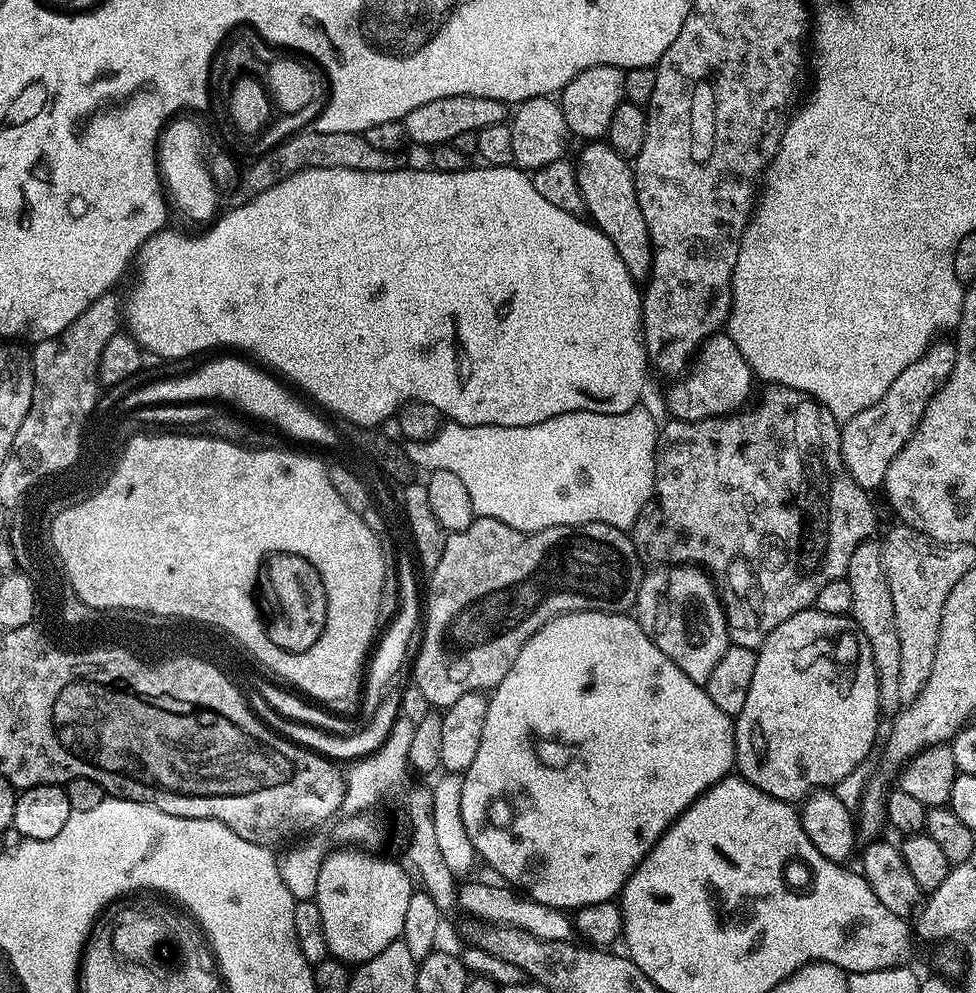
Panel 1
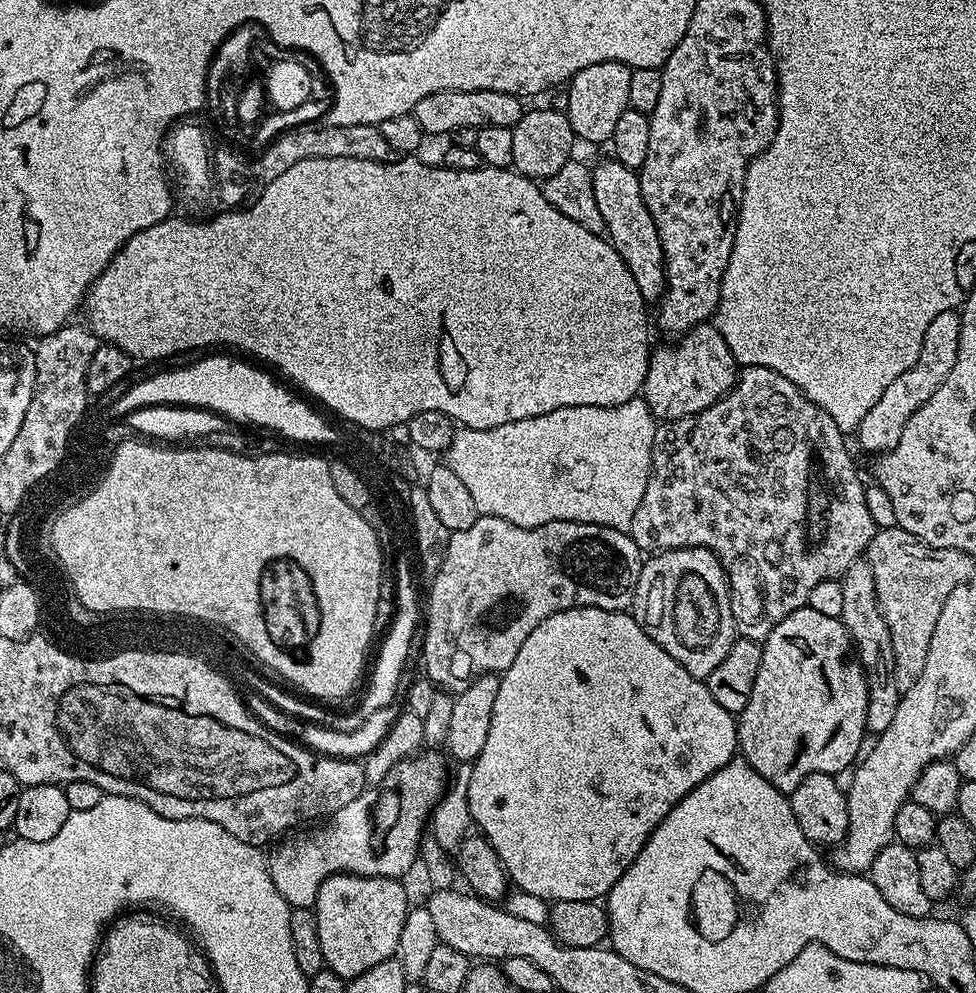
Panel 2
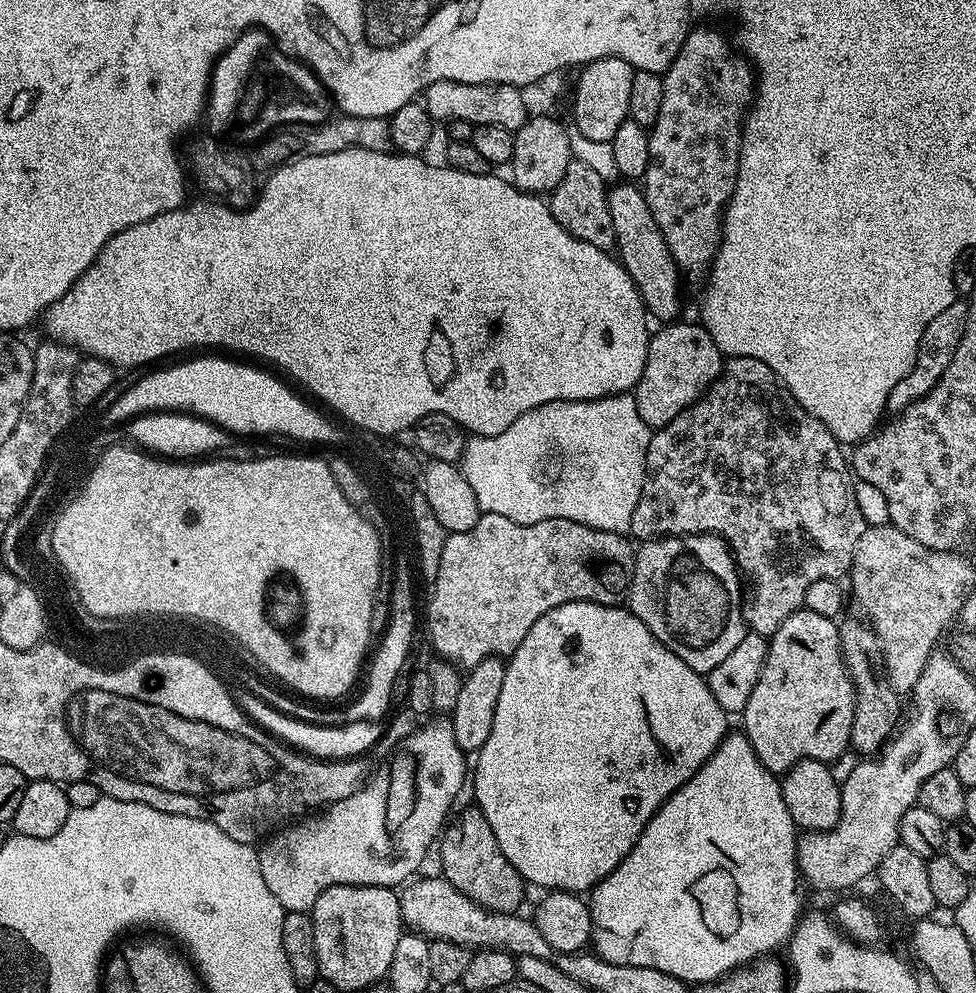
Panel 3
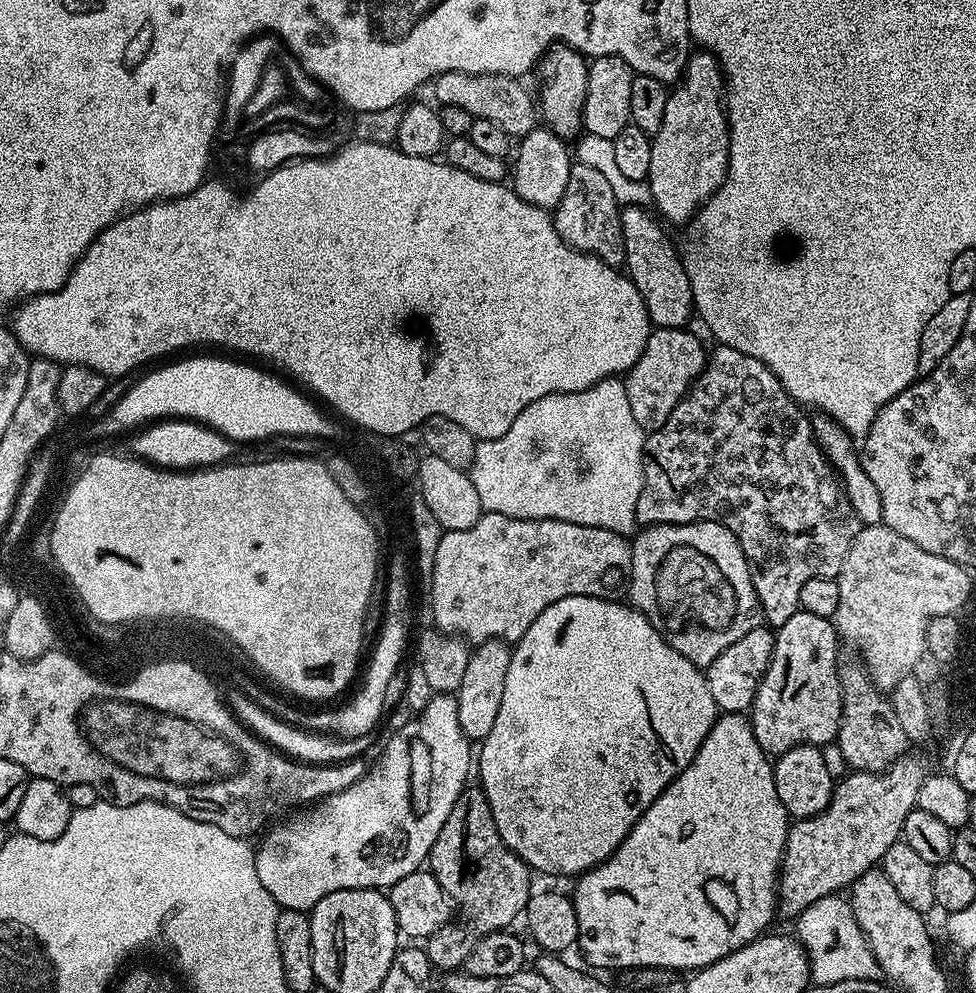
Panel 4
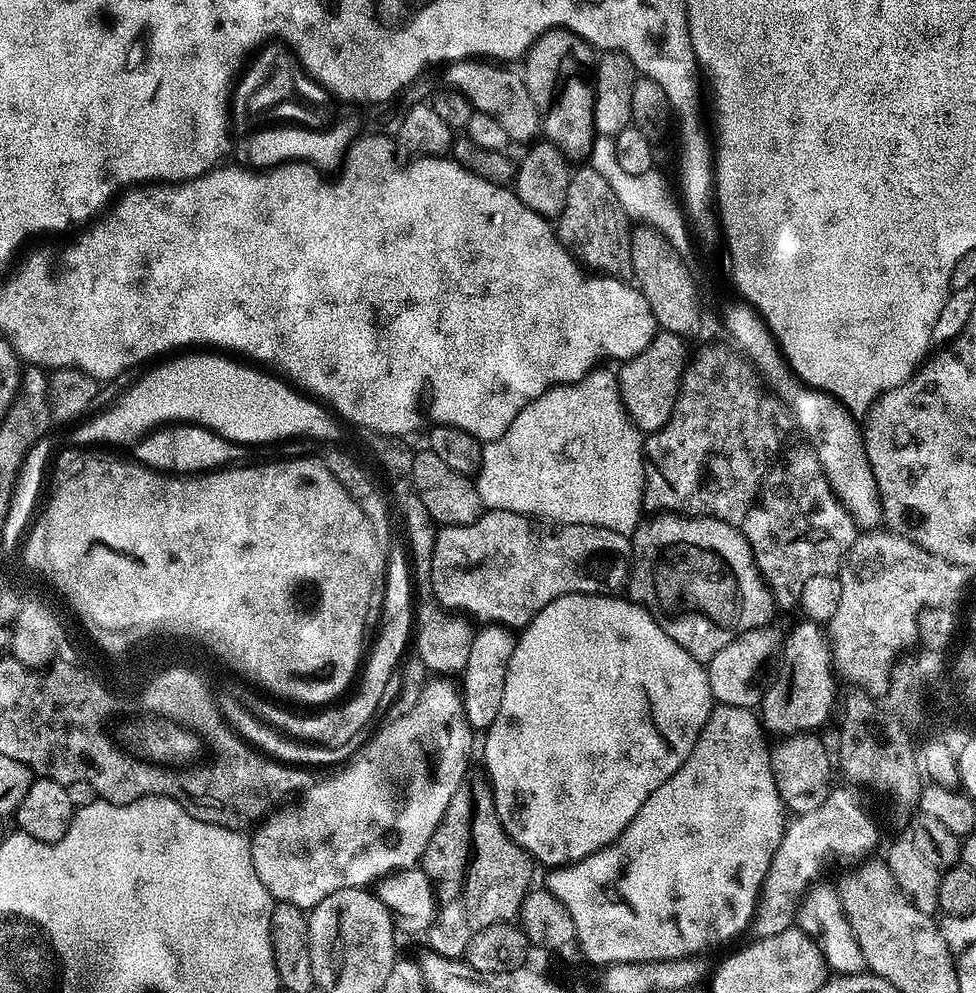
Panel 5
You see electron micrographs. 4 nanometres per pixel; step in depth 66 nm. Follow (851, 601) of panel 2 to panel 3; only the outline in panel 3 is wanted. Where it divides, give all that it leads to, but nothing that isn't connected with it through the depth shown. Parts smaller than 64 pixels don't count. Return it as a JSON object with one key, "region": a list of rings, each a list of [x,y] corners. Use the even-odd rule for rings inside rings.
{"region":[[[844,620],[839,621],[840,629],[840,649],[844,655],[844,665],[846,666],[852,685],[856,687],[856,705],[854,706],[854,726],[852,727],[852,743],[851,751],[854,753],[861,752],[859,755],[864,758],[871,758],[892,739],[897,731],[898,725],[902,720],[902,712],[900,716],[900,700],[901,693],[893,688],[888,681],[888,670],[884,667],[884,651],[880,645],[878,634],[872,629],[872,625],[860,620]]]}

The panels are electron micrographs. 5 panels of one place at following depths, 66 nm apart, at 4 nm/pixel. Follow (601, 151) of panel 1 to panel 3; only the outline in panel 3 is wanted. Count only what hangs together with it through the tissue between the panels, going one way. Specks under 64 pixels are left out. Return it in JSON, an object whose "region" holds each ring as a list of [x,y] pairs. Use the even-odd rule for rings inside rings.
{"region":[[[620,182],[609,187],[608,201],[610,218],[614,218],[615,251],[620,263],[630,274],[649,317],[653,321],[660,320],[656,322],[675,321],[680,312],[682,273],[666,246],[666,238],[662,238],[662,230],[658,230],[658,222],[654,222],[654,214],[650,214],[643,191],[635,183]]]}

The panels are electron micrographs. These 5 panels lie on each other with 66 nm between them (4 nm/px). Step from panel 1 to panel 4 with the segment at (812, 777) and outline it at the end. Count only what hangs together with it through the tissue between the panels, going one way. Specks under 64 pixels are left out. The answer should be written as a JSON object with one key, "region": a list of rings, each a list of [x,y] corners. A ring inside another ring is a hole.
{"region":[[[797,610],[775,629],[774,654],[750,709],[758,746],[769,757],[781,756],[799,744],[828,746],[840,733],[842,689],[836,660],[838,637],[829,617]]]}

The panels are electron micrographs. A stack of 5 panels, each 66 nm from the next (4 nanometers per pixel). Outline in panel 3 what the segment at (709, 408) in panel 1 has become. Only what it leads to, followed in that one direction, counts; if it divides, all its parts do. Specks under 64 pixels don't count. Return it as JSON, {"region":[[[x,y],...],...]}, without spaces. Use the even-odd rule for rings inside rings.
{"region":[[[668,322],[651,333],[648,337],[646,366],[642,378],[636,383],[634,395],[638,414],[650,430],[655,430],[674,422],[682,410],[686,410],[707,393],[724,370],[726,357],[714,338],[704,329],[703,324],[680,324]]]}

